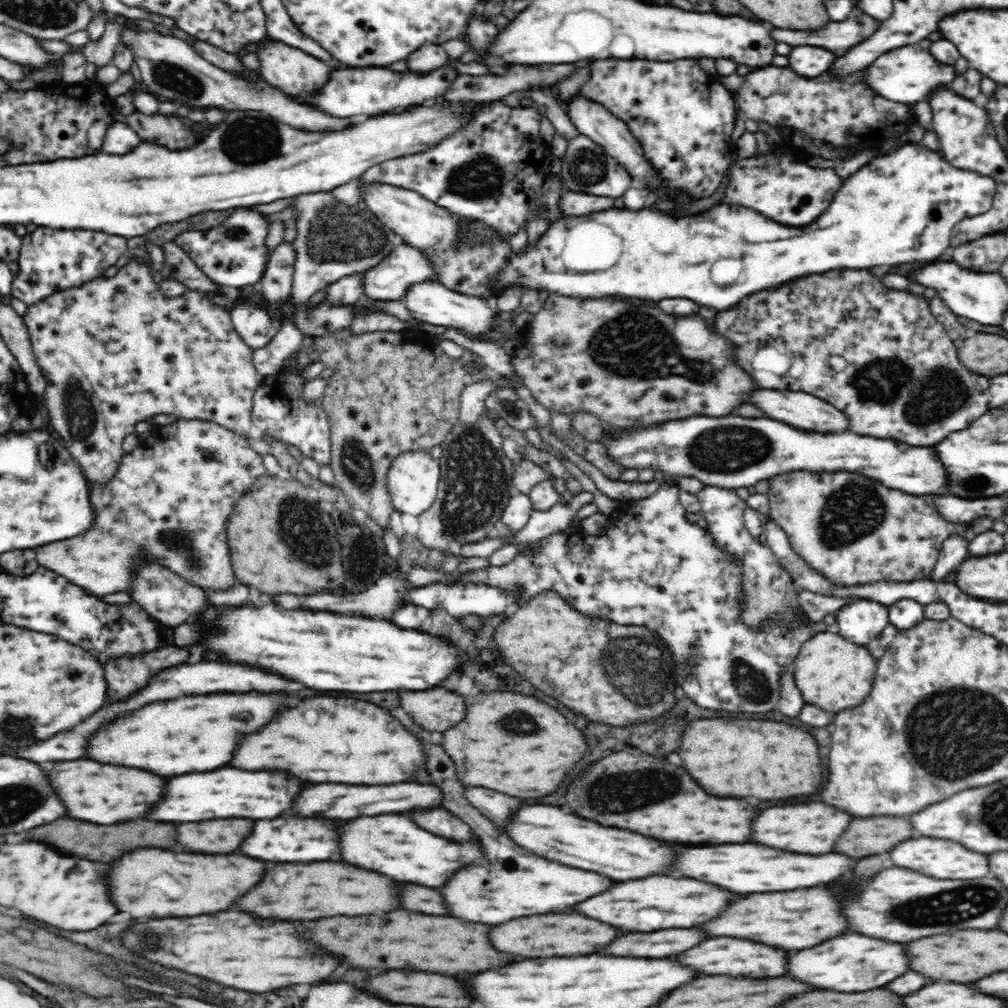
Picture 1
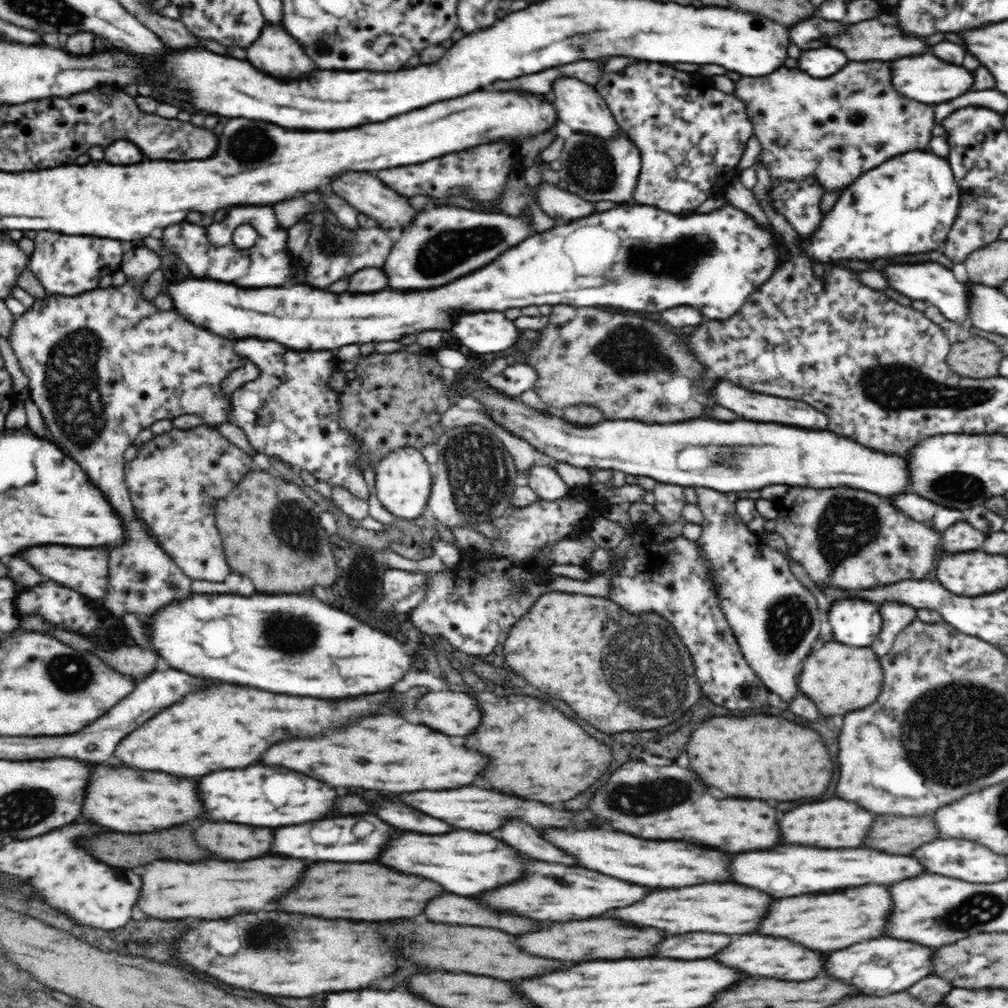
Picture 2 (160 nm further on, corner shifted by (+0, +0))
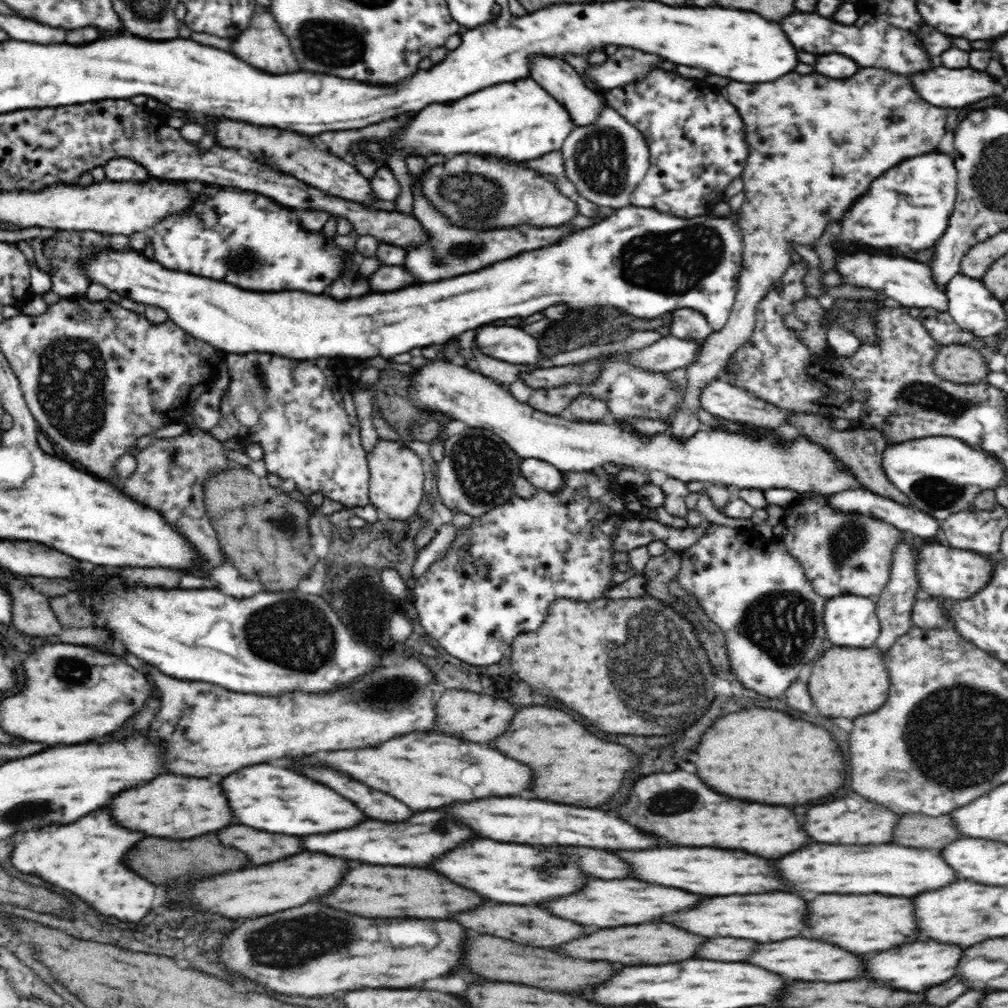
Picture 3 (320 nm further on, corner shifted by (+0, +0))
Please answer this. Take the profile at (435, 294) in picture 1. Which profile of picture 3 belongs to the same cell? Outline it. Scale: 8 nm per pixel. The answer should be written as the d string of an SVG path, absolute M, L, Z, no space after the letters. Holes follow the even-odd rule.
M485 323L476 330L474 341L482 354L514 365L541 368L540 365L536 365L544 358L538 341L523 328L506 324L495 324L494 327L492 323Z

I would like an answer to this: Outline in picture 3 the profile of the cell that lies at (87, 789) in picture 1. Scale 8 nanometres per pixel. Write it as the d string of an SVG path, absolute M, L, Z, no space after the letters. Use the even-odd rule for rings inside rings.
M162 776L146 786L126 790L112 800L110 810L120 826L130 830L138 826L140 832L160 838L198 838L232 824L232 814L228 814L228 806L220 798L220 786L204 778L188 776Z

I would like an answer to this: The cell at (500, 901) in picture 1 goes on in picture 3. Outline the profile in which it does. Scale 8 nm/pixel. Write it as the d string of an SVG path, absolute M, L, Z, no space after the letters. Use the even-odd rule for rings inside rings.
M592 878L580 894L550 900L546 908L554 916L568 918L586 926L624 926L624 922L654 922L656 918L652 918L652 914L660 914L660 910L676 910L676 906L688 906L688 902L692 902L692 894L684 890L648 886L648 882L636 882L636 880Z

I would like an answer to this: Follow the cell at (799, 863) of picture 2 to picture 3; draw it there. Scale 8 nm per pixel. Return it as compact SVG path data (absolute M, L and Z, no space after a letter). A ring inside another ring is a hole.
M810 844L808 848L798 850L794 854L784 856L782 860L778 860L776 868L790 882L792 892L798 892L798 894L808 890L808 892L818 892L818 894L872 894L872 892L876 892L876 894L908 896L908 894L916 894L916 890L928 890L928 886L944 886L944 882L956 882L956 874L952 874L952 870L948 870L948 866L944 866L944 862L940 862L940 858L936 858L934 852L930 852L930 850L916 850L916 848L904 848L904 846L896 846L896 844L878 844L878 846L820 846L820 844ZM868 848L874 848L874 856L868 852Z

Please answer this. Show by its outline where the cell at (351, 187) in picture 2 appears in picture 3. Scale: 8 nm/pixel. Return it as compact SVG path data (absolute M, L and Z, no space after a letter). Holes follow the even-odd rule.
M218 118L218 124L212 124L212 128L216 130L216 138L223 146L232 146L235 150L244 146L244 150L248 150L250 154L252 150L268 150L268 154L272 154L276 162L284 162L284 170L296 170L298 180L323 190L326 194L354 200L357 203L360 202L360 198L364 202L366 198L372 196L366 175L360 174L345 158L340 159L335 154L324 152L325 147L321 147L319 141L312 144L308 136L301 133L220 118Z

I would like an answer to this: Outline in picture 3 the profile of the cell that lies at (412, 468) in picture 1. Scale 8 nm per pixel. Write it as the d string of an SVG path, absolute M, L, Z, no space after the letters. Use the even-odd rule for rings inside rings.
M380 439L372 450L367 452L367 465L369 466L369 504L386 512L390 519L410 518L422 502L428 481L426 465L418 455L399 442Z

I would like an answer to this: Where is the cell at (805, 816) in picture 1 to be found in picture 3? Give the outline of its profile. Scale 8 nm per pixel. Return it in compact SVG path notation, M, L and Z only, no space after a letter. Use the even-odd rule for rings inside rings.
M852 794L852 808L846 800L834 800L830 804L810 808L804 830L812 840L824 844L884 844L888 842L888 830L892 830L892 822L896 822L896 818L900 816L892 814L892 810L884 810L884 806L864 802L864 798Z

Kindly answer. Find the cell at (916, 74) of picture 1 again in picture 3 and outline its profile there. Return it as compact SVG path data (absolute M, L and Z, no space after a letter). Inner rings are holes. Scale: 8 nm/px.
M942 66L942 68L936 68L936 70L928 70L920 76L918 76L918 72L922 71L916 71L914 78L907 76L906 79L909 80L909 84L912 84L918 95L926 102L945 109L974 104L982 98L988 98L988 96L1000 96L1000 90L1004 90L1002 82L988 76L986 71L972 70L972 67L962 68L962 70L950 70L950 68Z

